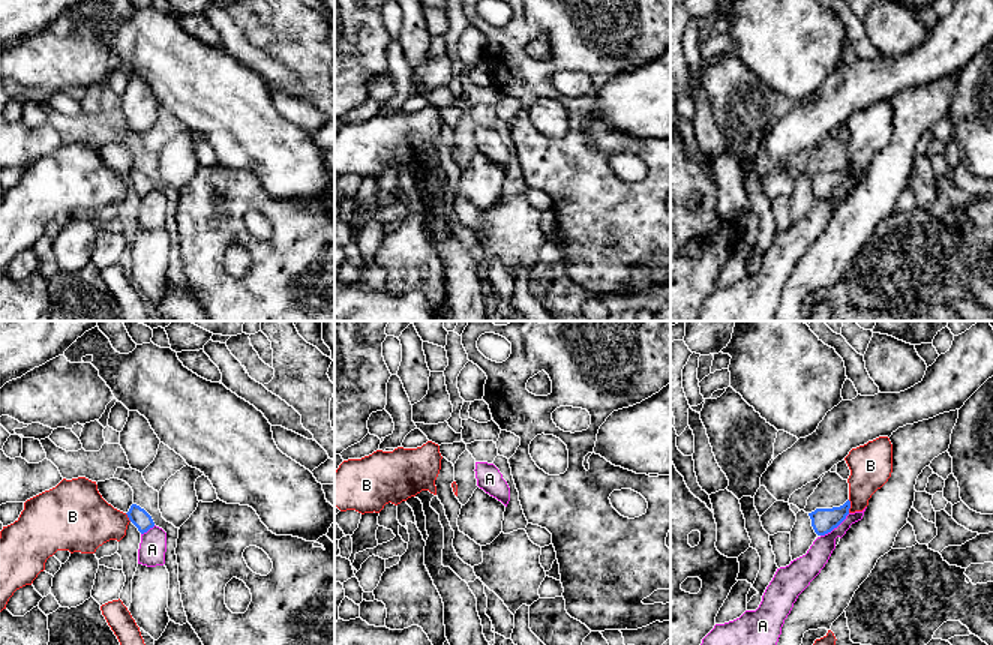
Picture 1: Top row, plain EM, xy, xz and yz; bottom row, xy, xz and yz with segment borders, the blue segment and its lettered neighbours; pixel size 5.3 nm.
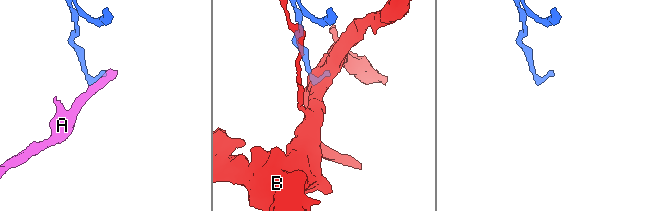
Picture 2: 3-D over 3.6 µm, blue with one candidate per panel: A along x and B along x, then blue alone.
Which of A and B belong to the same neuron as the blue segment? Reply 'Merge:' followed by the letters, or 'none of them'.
Merge: none of them

